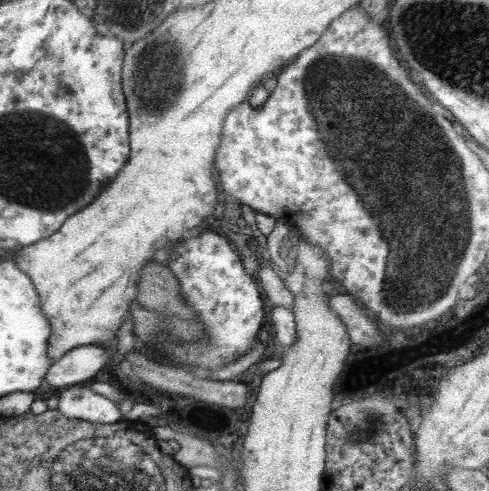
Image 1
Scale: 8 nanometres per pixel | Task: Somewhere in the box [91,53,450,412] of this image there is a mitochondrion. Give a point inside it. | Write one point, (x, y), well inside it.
(408, 298)

